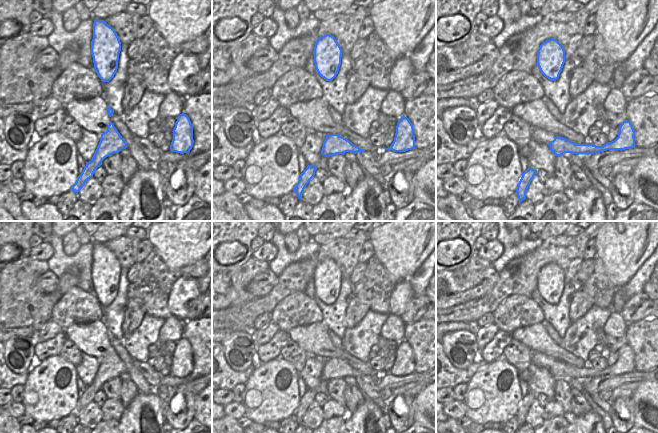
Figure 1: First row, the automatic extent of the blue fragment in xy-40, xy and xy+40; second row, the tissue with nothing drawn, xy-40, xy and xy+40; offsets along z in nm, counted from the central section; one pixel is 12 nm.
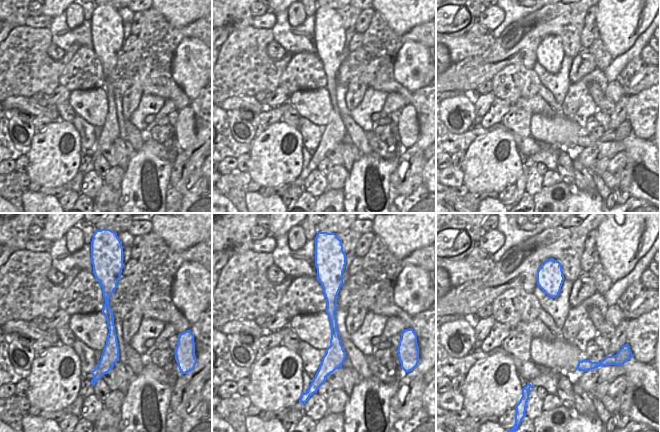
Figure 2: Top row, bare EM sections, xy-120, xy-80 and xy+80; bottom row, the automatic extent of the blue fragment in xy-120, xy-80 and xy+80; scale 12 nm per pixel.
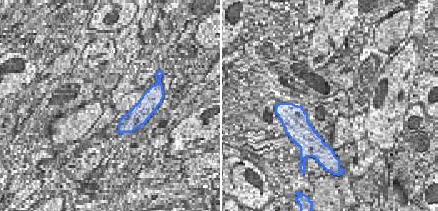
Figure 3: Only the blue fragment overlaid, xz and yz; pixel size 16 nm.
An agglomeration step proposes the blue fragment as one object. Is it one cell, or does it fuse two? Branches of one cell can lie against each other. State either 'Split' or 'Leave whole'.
Leave whole.

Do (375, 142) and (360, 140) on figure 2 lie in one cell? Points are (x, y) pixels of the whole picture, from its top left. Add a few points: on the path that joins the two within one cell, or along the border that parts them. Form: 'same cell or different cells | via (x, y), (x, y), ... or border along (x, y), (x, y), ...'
different cells | border along (364, 132), (365, 138), (372, 150)

